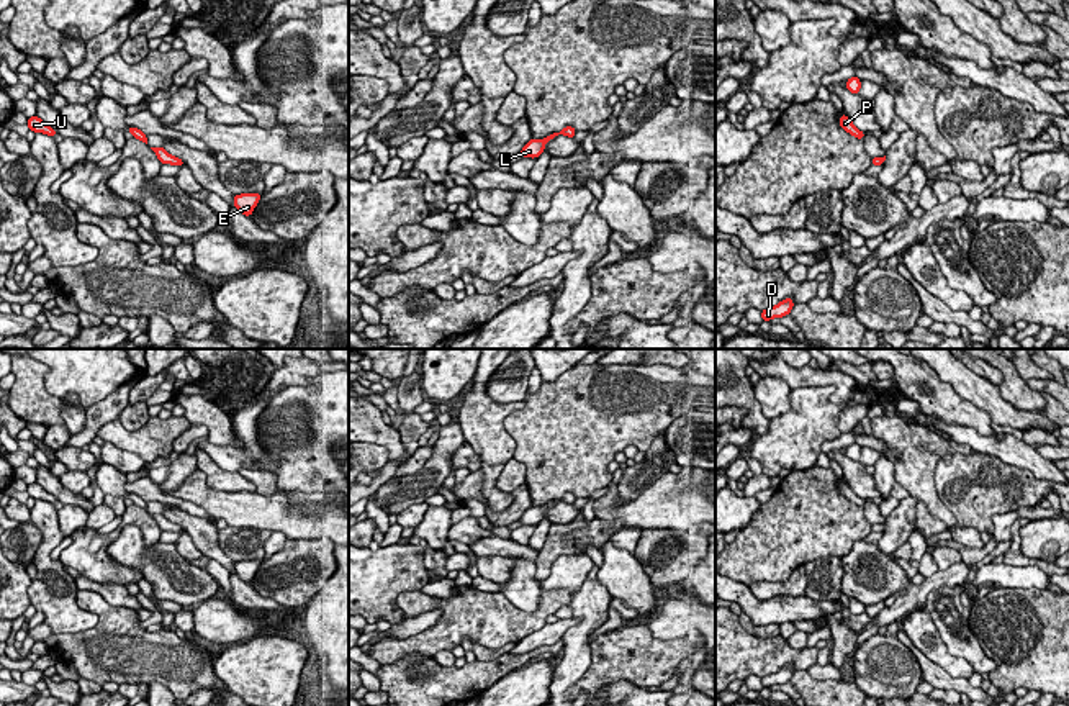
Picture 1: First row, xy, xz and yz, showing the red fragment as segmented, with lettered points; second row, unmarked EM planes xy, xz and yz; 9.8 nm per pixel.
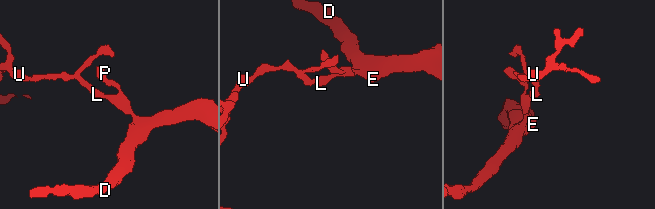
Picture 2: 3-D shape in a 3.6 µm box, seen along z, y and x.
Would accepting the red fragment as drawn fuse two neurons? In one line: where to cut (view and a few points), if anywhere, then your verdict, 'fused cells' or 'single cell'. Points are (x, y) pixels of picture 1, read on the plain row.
no cut | single cell

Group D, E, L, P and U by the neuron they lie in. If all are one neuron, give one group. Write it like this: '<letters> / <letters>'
D E L P U

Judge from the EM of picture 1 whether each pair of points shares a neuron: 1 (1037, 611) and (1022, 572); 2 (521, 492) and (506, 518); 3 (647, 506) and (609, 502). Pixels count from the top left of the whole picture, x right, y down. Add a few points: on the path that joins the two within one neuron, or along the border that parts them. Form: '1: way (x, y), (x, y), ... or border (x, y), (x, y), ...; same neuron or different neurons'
1: border (999, 585), (1045, 590); different neurons
2: way (521, 498), (521, 503), (513, 511); same neuron
3: way (637, 508), (619, 508); same neuron

